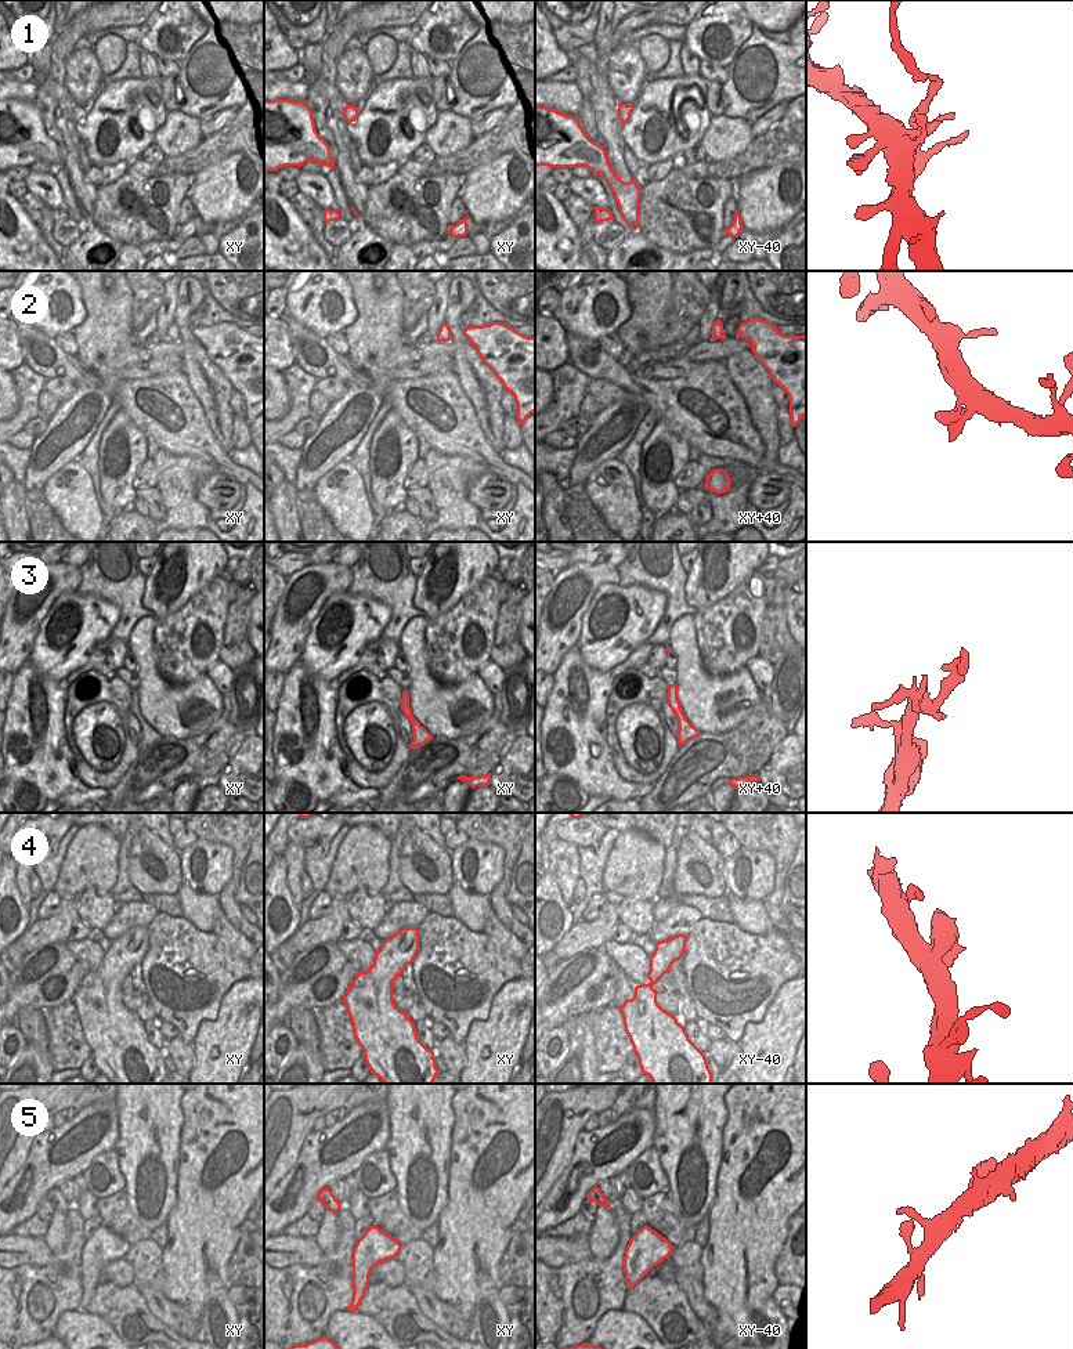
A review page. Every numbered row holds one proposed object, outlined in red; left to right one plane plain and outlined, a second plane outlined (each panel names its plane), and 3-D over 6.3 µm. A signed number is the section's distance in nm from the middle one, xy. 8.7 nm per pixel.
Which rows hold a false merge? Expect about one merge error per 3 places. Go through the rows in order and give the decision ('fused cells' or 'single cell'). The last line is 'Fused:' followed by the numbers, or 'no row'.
1: fused cells
2: single cell
3: fused cells
4: single cell
5: single cell
Fused: 1, 3

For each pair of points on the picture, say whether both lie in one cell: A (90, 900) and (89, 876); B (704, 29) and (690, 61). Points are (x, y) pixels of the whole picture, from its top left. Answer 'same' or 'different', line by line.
A: different
B: different

